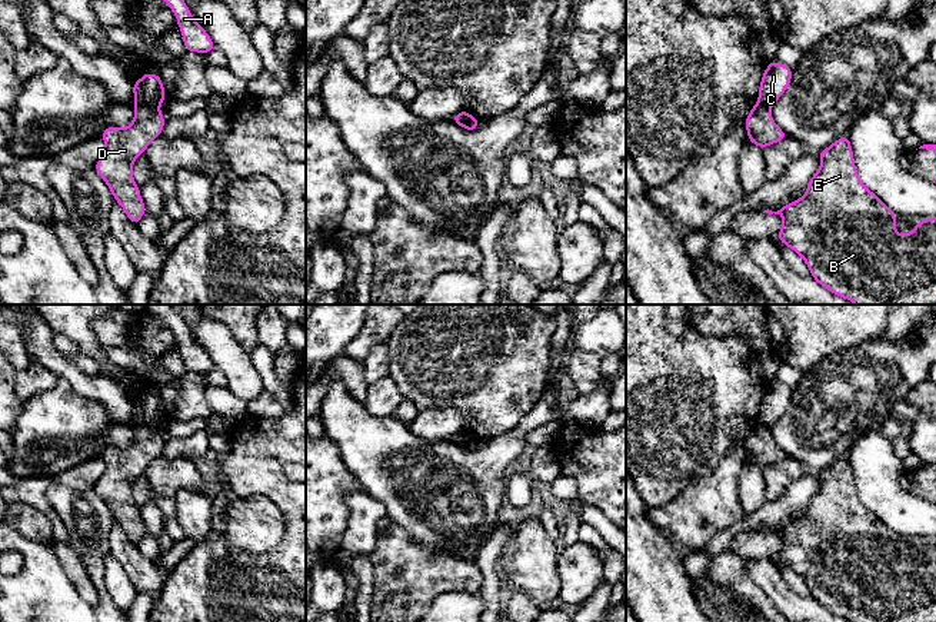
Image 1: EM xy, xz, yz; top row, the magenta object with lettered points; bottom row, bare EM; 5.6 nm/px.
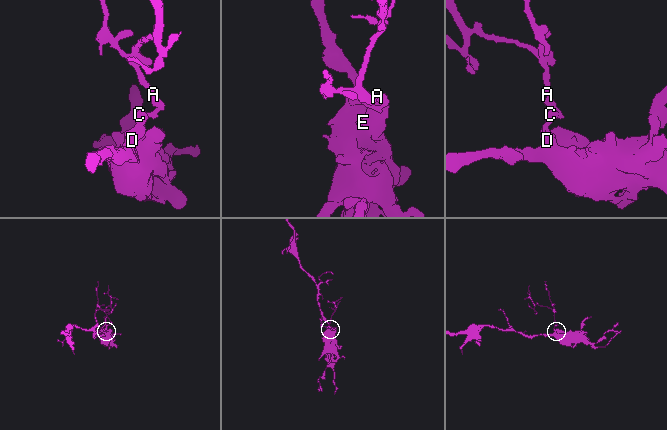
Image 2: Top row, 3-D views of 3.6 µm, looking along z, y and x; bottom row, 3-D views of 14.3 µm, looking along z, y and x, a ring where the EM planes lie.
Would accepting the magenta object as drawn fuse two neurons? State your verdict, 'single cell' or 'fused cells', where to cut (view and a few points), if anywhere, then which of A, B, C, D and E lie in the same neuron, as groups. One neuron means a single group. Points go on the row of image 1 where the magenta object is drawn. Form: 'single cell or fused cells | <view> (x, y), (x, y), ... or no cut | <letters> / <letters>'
fused cells | xy (136, 100), (157, 107) | A C / B D E

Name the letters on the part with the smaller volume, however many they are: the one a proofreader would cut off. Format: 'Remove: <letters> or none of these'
Remove: A, C

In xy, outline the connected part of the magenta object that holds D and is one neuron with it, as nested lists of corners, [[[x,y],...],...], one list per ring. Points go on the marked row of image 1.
[[[139,102],[134,103],[133,110],[134,119],[127,127],[109,126],[103,130],[101,139],[106,150],[94,169],[126,216],[137,226],[147,212],[140,187],[133,179],[133,163],[161,134],[166,117],[159,107],[144,106]]]

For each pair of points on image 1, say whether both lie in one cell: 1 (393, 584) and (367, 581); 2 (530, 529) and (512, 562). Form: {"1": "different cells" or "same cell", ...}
{"1": "different cells", "2": "same cell"}

